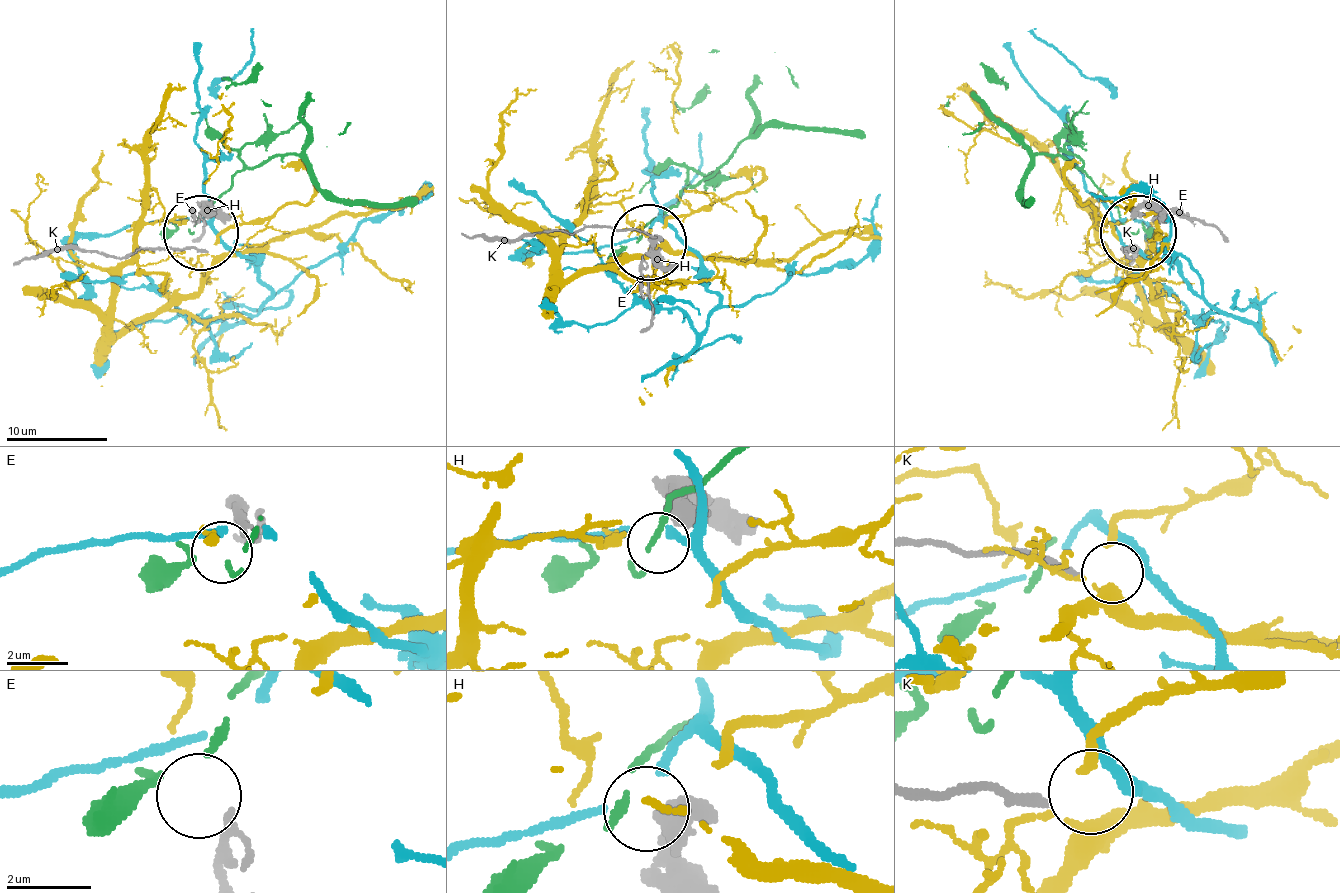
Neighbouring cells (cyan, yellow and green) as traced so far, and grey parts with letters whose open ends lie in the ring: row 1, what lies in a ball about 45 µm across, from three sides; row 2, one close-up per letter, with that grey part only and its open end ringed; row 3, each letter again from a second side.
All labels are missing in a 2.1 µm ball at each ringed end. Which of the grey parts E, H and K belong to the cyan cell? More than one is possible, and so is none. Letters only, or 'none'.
H

